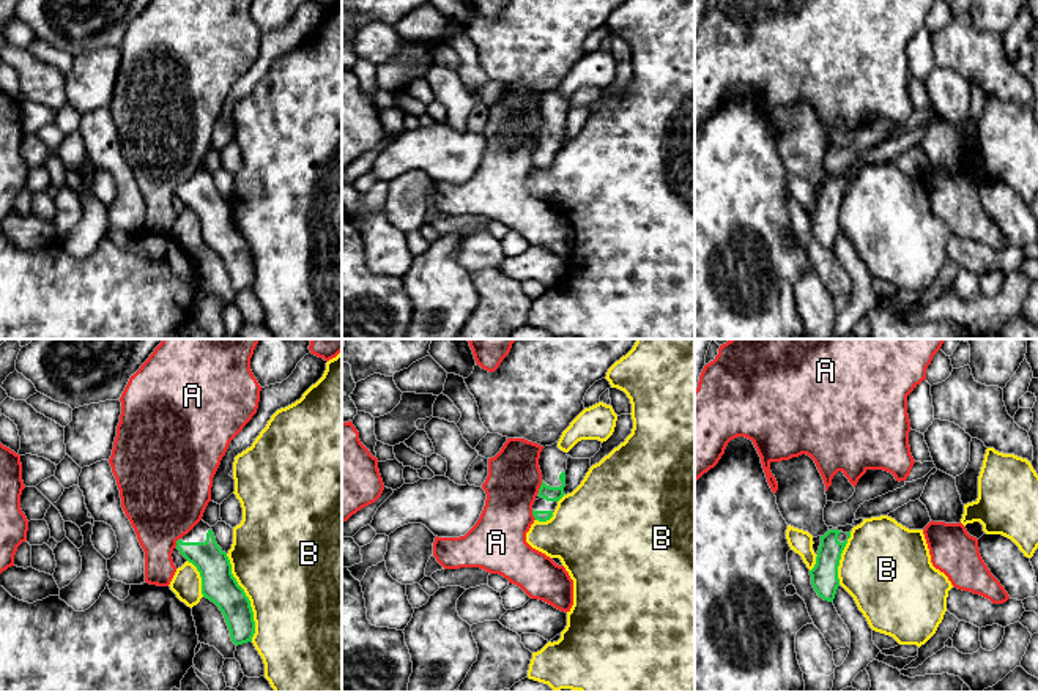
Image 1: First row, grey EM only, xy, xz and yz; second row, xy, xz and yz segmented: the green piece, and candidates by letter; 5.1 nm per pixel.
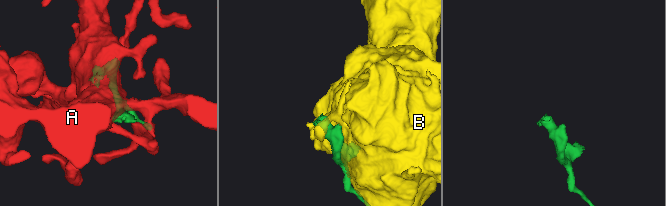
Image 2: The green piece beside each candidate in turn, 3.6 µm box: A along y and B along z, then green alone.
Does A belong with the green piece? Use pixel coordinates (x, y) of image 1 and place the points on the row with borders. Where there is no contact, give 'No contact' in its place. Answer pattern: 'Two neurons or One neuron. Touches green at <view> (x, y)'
Two neurons. Touches green at xz (541, 487)

